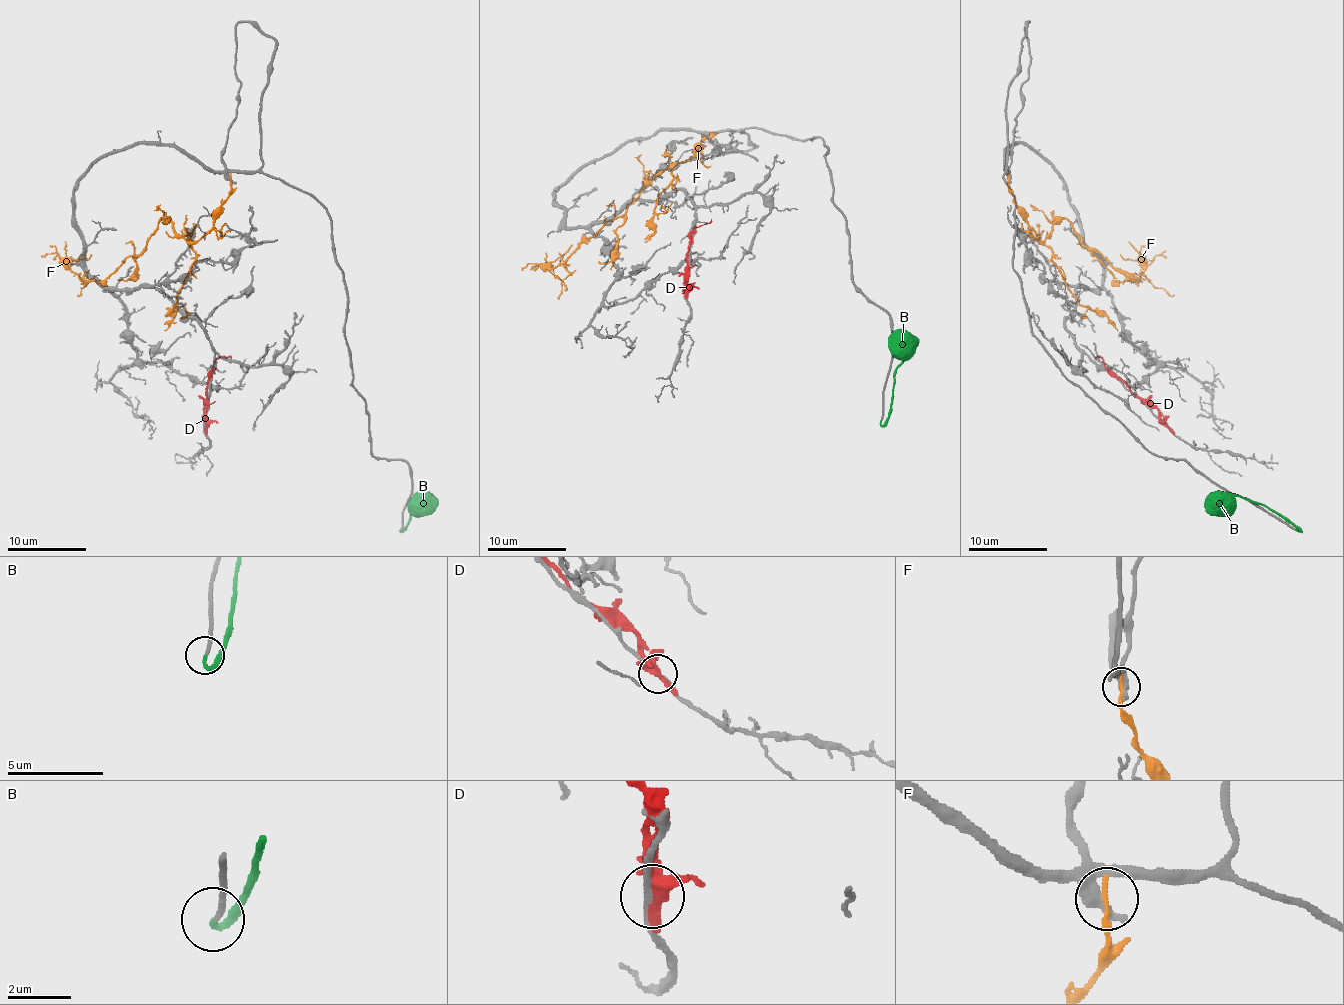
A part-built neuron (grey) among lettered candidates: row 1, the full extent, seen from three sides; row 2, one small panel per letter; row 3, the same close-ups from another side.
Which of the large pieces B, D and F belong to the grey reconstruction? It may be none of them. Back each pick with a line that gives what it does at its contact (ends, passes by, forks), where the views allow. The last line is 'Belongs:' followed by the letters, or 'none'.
B: It ends there
Belongs: B

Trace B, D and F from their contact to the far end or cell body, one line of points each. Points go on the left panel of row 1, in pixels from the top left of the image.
B: (400, 530), (408, 524), (412, 504), (418, 497), (422, 497), (416, 503), (424, 510)
D: (206, 426), (210, 369), (219, 357), (231, 359)
F: (231, 178), (206, 233), (196, 241), (162, 220), (147, 247), (105, 280), (84, 280), (56, 253), (40, 257)

